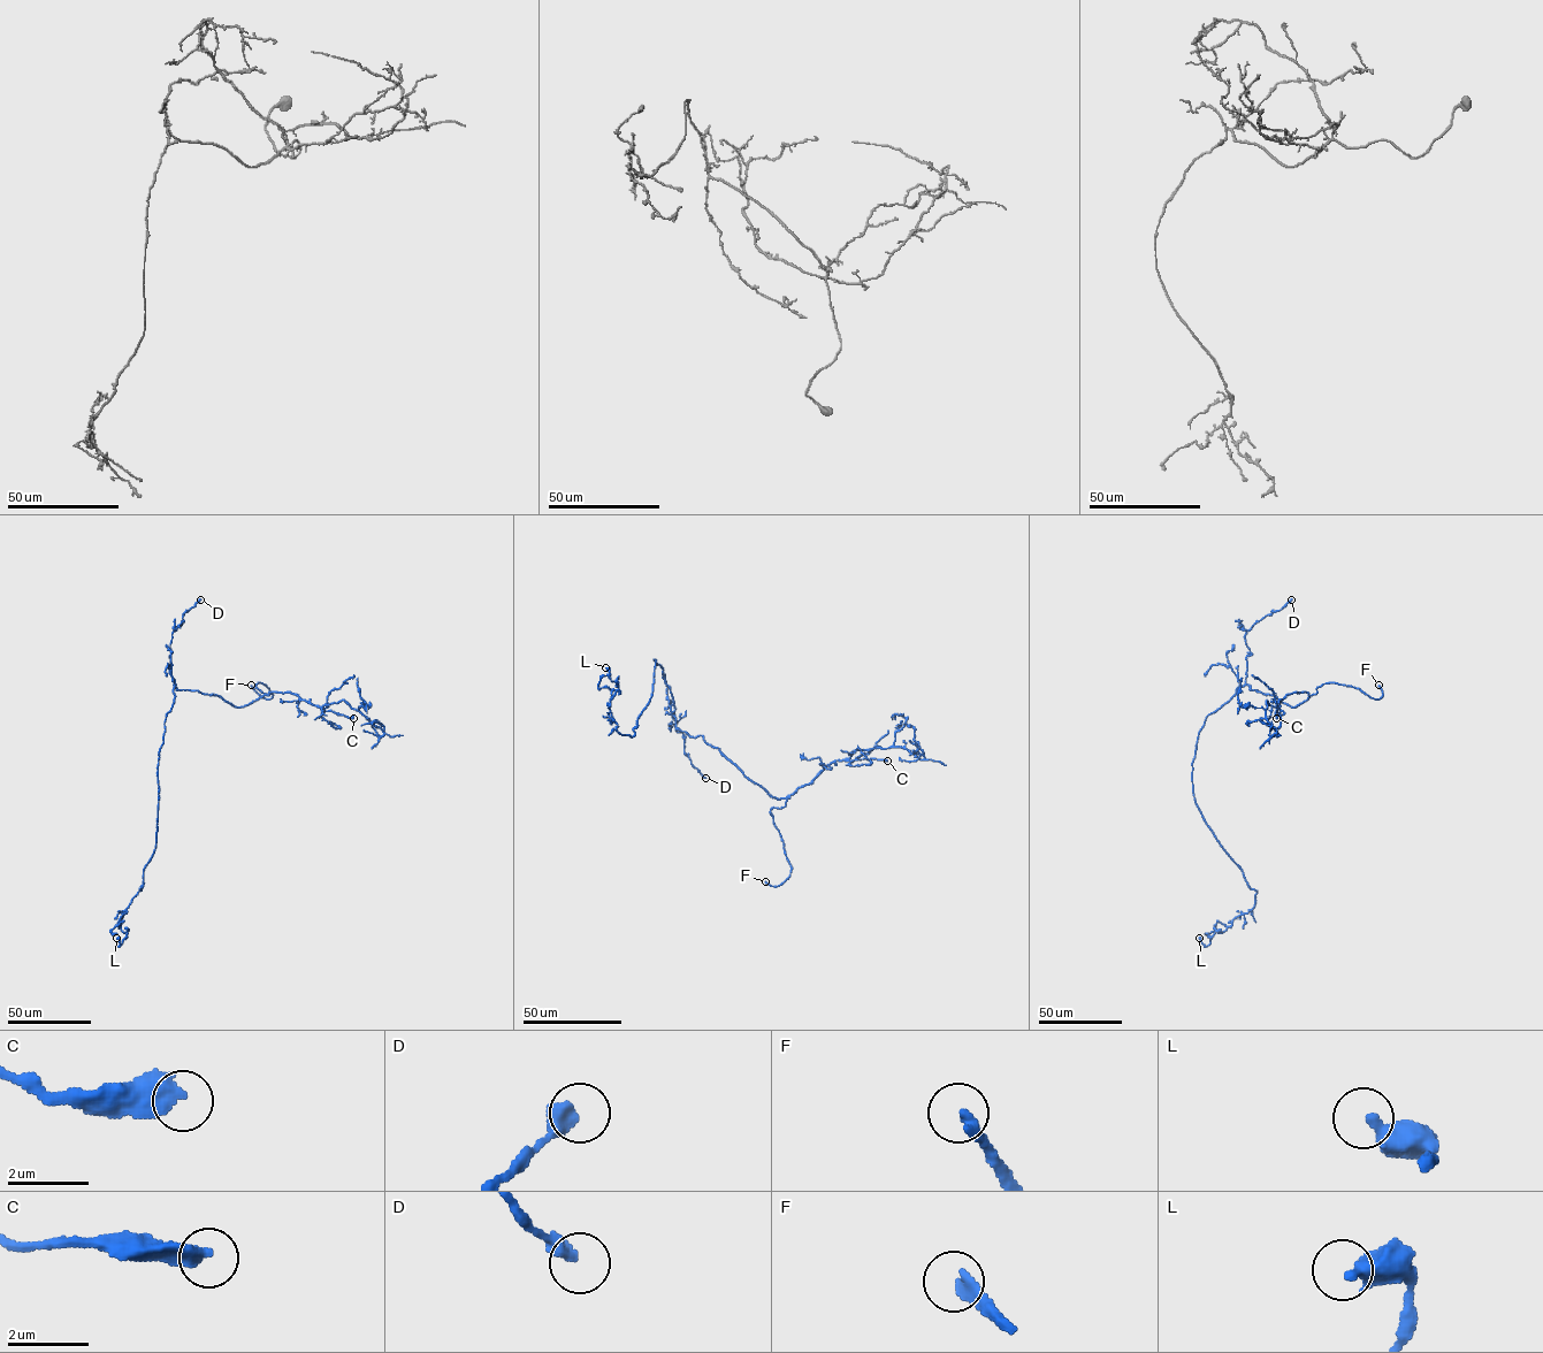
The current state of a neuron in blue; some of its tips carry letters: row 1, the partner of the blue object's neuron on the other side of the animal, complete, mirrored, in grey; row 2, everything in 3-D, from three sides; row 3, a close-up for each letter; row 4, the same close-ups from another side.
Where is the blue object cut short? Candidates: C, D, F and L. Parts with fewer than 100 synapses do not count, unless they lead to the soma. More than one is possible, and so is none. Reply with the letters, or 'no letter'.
F

